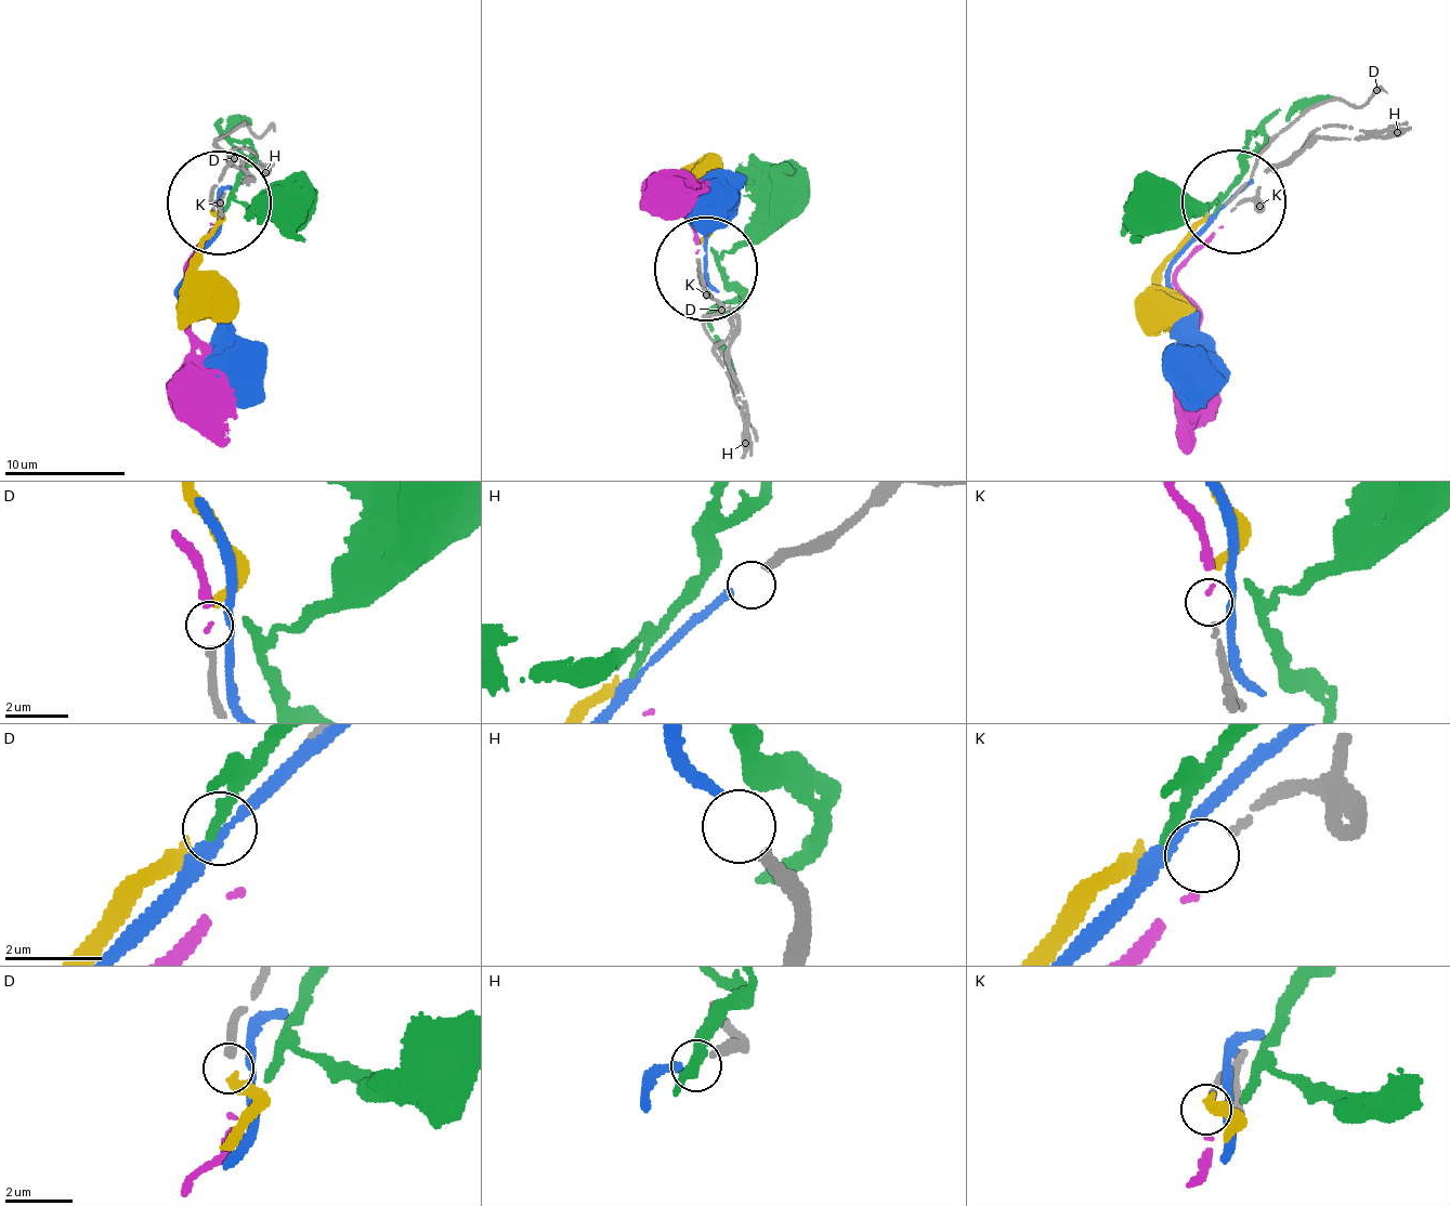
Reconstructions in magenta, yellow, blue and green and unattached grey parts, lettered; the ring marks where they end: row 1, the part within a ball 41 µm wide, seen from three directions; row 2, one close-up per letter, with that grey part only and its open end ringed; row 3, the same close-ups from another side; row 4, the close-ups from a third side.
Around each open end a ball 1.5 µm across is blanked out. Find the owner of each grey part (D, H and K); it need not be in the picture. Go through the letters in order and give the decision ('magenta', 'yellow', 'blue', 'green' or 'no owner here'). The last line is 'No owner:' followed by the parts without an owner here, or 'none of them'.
D: no owner here
H: blue
K: magenta
No owner: D

